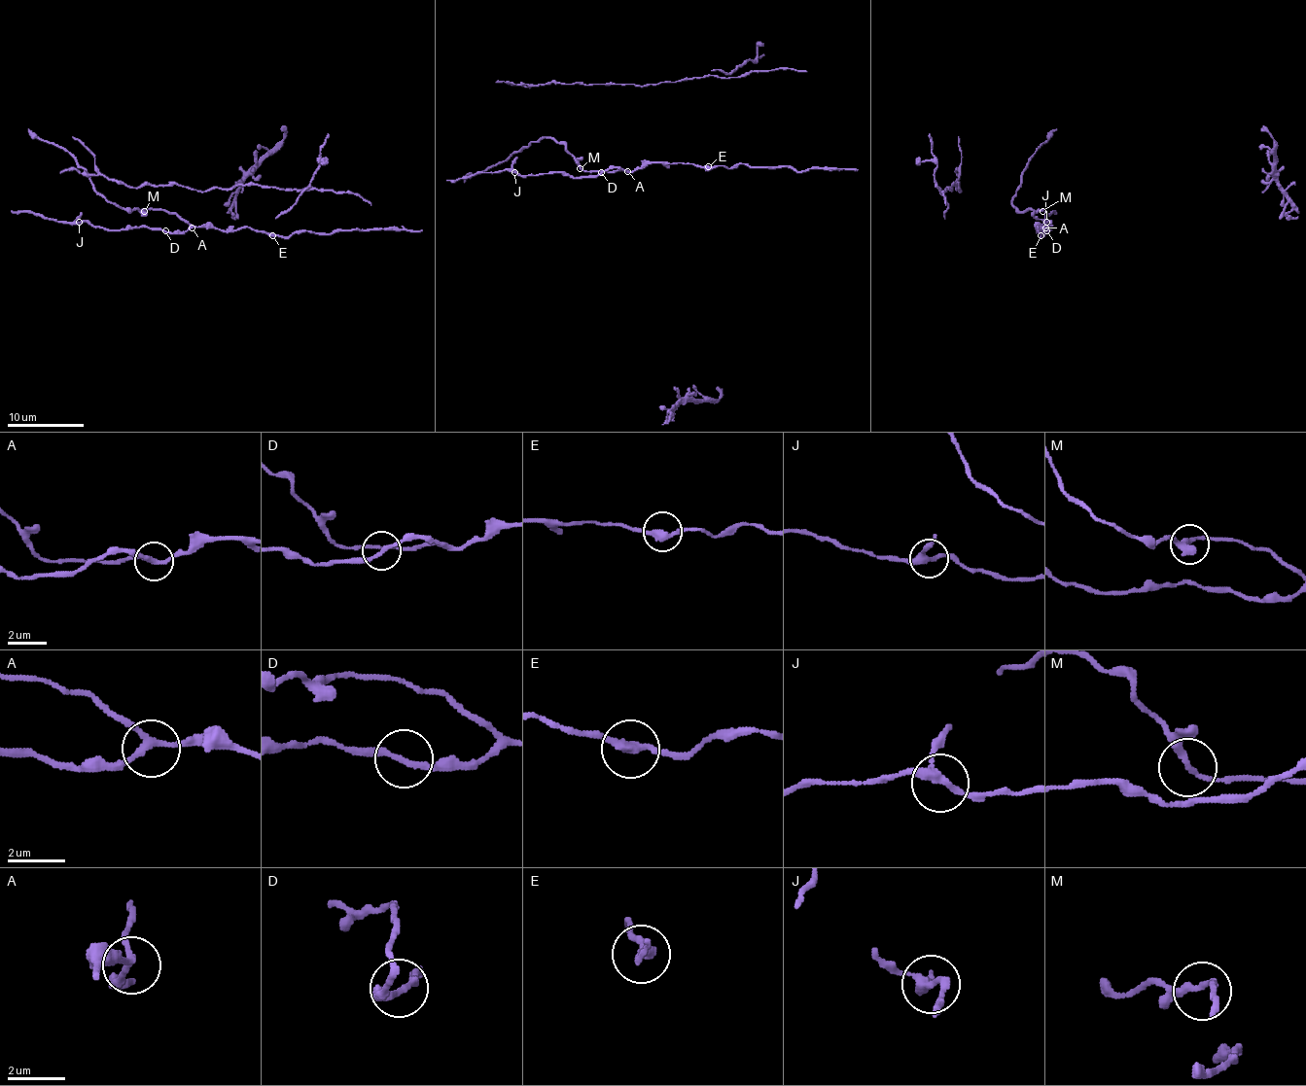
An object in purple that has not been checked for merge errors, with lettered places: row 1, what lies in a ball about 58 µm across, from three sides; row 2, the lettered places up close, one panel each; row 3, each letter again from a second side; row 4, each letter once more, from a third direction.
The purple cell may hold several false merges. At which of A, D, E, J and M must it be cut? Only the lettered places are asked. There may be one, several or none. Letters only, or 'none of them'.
none of them

